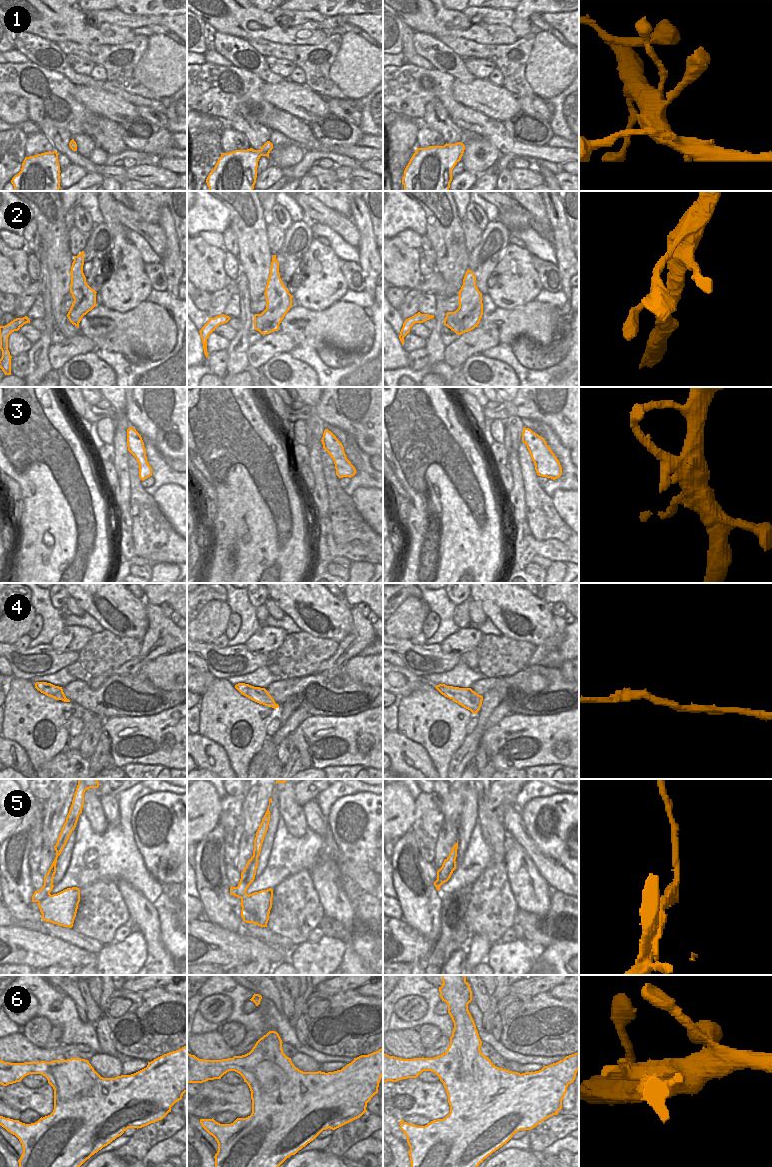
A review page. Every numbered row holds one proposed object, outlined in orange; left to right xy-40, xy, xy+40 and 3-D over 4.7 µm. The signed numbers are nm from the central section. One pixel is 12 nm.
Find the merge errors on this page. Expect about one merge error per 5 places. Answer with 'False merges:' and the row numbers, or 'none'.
False merges: 3, 5.

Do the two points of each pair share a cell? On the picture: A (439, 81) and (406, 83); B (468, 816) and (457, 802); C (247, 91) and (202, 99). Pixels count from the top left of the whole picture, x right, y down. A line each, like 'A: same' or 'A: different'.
A: same
B: different
C: same

